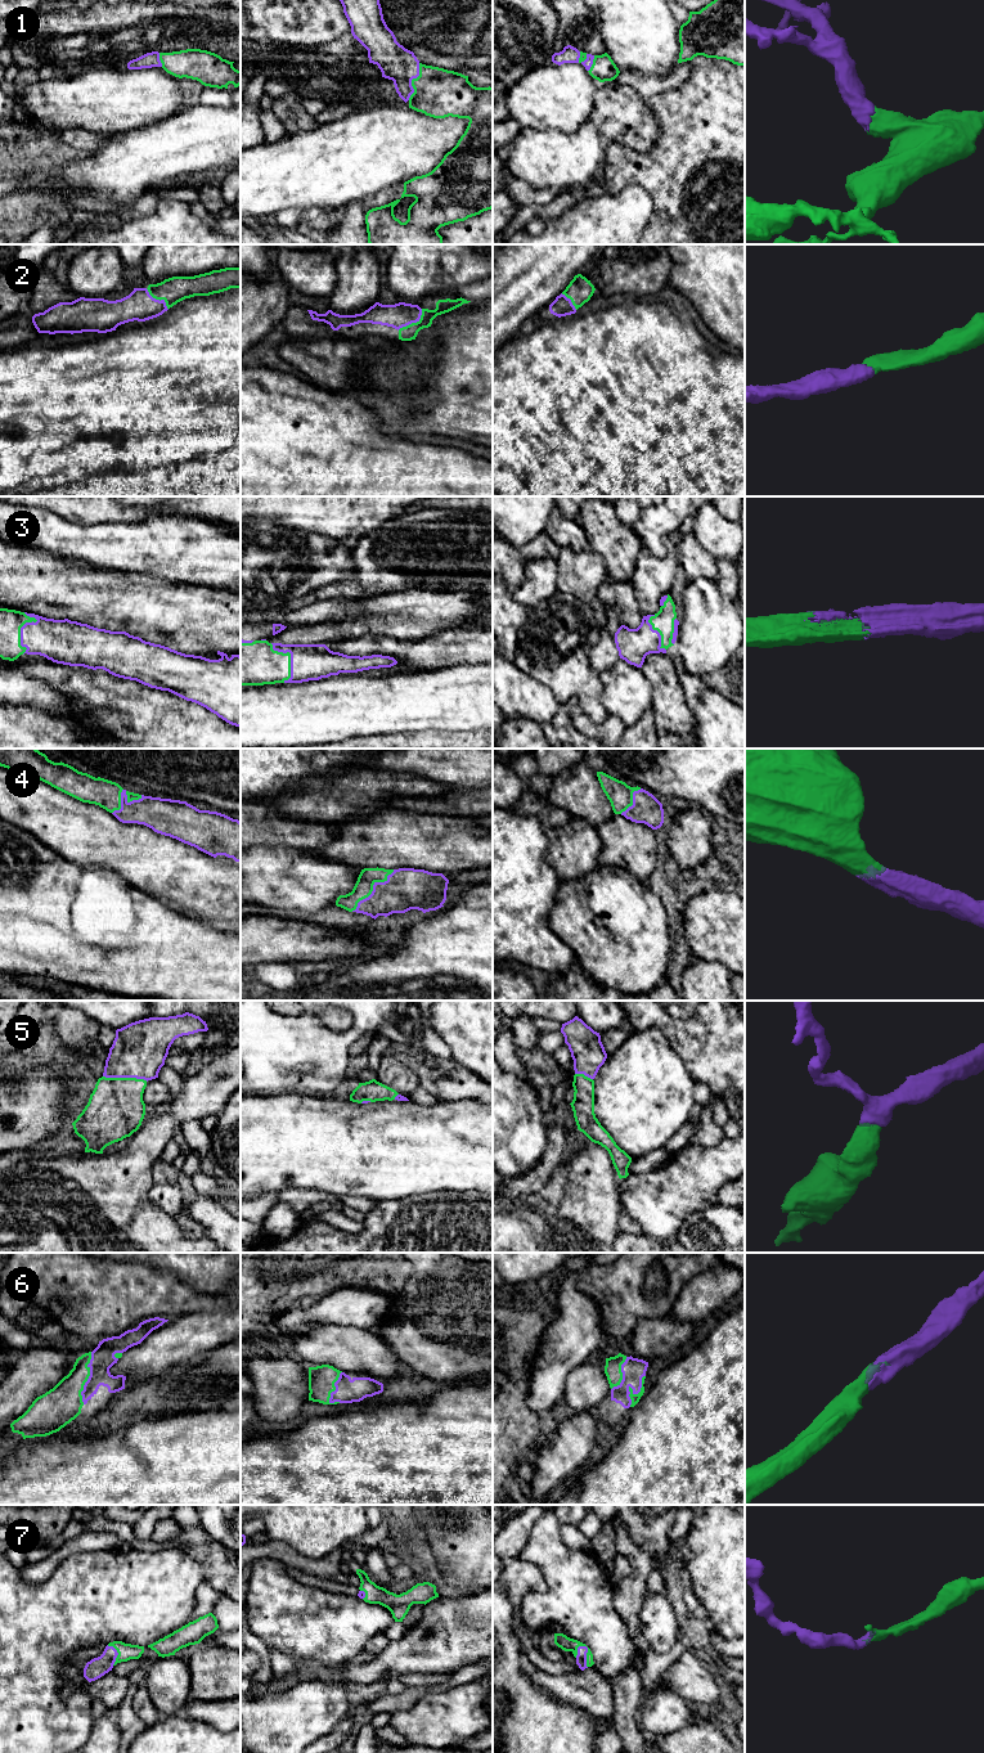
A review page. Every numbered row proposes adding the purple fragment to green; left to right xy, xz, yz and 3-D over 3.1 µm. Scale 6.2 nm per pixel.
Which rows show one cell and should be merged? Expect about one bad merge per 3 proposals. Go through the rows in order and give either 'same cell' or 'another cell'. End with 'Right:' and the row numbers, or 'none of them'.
1: same cell
2: same cell
3: same cell
4: same cell
5: same cell
6: same cell
7: same cell
Right: 1, 2, 3, 4, 5, 6, 7

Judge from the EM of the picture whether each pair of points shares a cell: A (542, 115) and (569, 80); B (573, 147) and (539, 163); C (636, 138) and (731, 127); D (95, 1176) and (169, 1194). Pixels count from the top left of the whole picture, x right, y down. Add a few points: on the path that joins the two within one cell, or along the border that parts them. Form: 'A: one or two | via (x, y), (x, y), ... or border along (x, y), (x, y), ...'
A: one | via (546, 106), (562, 89)
B: one | via (565, 154), (561, 158), (547, 158)
C: two | border along (648, 107), (659, 126), (659, 139), (639, 153)
D: two | border along (151, 1182), (148, 1198), (166, 1213)

